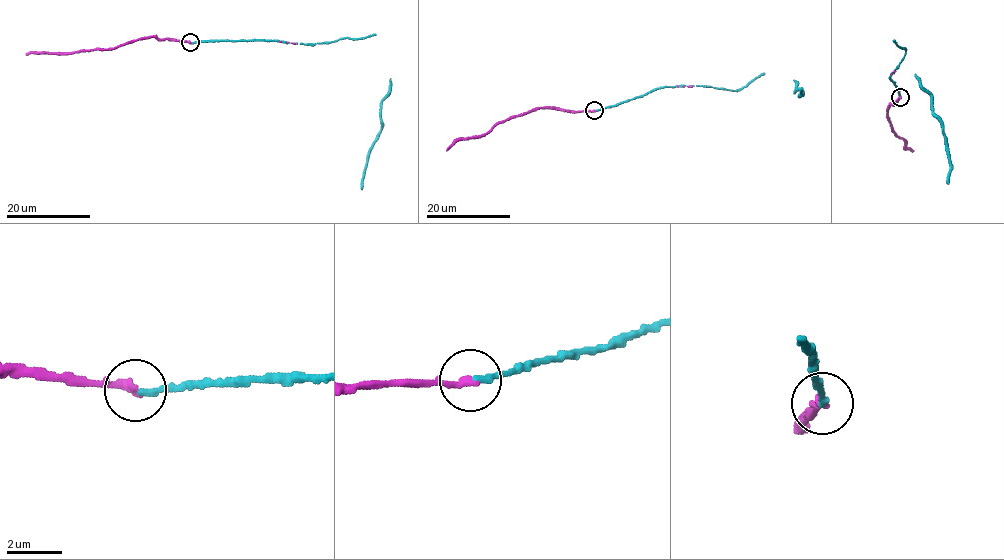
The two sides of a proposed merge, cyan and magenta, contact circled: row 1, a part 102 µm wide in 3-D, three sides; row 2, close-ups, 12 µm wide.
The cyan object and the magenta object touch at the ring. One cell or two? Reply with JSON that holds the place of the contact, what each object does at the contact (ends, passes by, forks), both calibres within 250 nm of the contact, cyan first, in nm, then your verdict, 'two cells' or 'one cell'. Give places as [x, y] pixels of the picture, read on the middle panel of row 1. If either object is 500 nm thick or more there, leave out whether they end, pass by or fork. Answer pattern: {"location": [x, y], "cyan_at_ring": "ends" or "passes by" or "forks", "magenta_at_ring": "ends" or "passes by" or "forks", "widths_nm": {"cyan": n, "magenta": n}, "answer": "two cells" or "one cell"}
{"location": [594, 110], "cyan_at_ring": "ends", "magenta_at_ring": "ends", "widths_nm": {"cyan": 280, "magenta": 320}, "answer": "one cell"}

